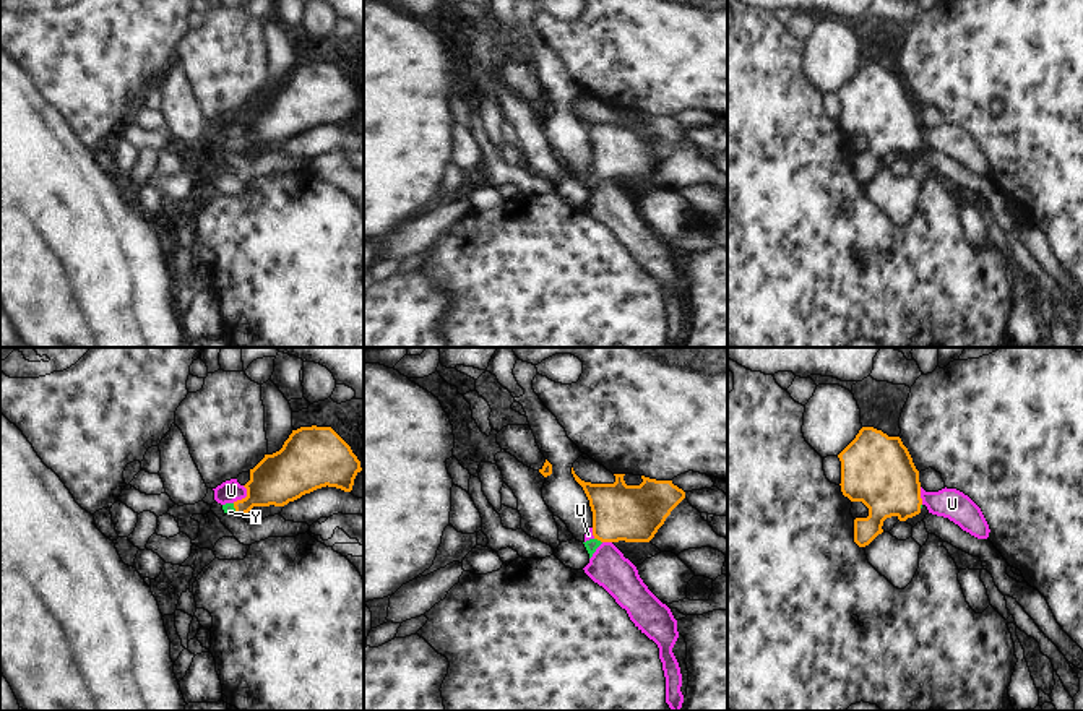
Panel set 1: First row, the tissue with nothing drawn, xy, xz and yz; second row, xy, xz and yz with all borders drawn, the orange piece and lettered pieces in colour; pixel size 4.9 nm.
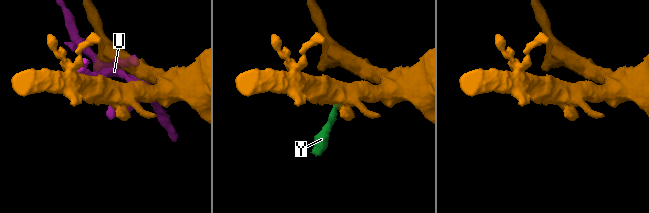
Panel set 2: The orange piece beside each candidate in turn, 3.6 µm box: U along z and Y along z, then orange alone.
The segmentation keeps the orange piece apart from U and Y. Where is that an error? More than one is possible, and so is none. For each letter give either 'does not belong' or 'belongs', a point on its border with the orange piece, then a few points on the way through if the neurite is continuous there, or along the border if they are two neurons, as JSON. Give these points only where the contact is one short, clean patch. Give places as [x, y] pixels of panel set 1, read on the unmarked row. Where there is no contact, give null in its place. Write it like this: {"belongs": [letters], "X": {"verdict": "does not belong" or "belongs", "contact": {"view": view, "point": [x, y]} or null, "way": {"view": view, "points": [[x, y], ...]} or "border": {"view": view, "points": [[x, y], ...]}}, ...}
{"belongs": ["Y"], "U": {"verdict": "does not belong", "contact": {"view": "xy", "point": [245, 133]}}, "Y": {"verdict": "belongs", "contact": {"view": "xz", "point": [598, 176]}, "way": {"view": "xz", "points": [[634, 150], [624, 150], [598, 176], [591, 180]]}}}

